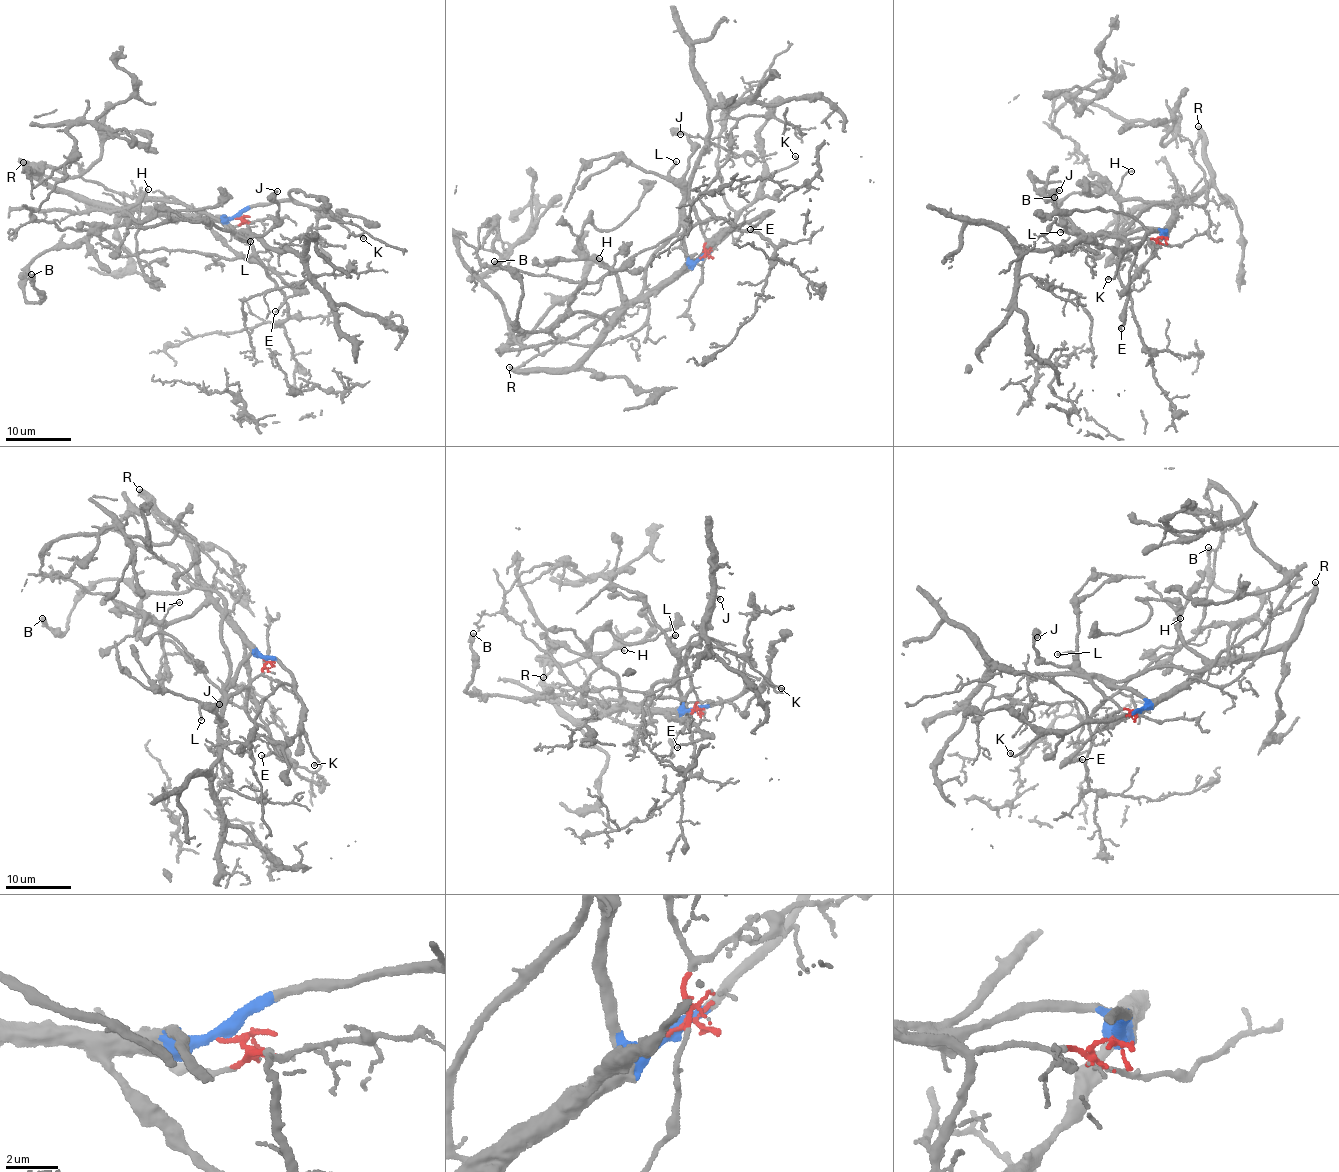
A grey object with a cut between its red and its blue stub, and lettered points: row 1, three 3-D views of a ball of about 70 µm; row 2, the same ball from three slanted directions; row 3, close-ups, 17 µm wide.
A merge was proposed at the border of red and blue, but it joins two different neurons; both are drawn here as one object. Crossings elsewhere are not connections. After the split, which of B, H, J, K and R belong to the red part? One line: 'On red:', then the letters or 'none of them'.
On red: none of them

